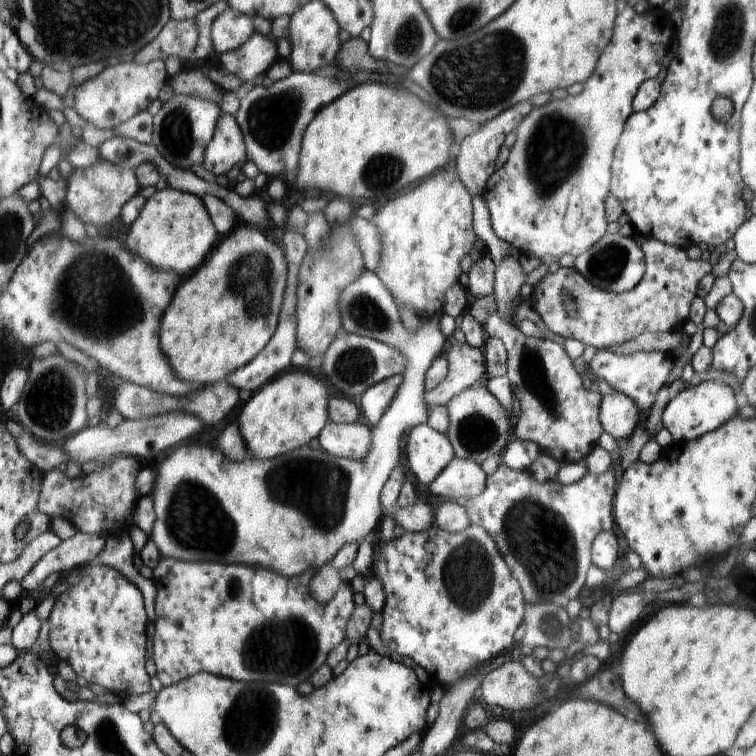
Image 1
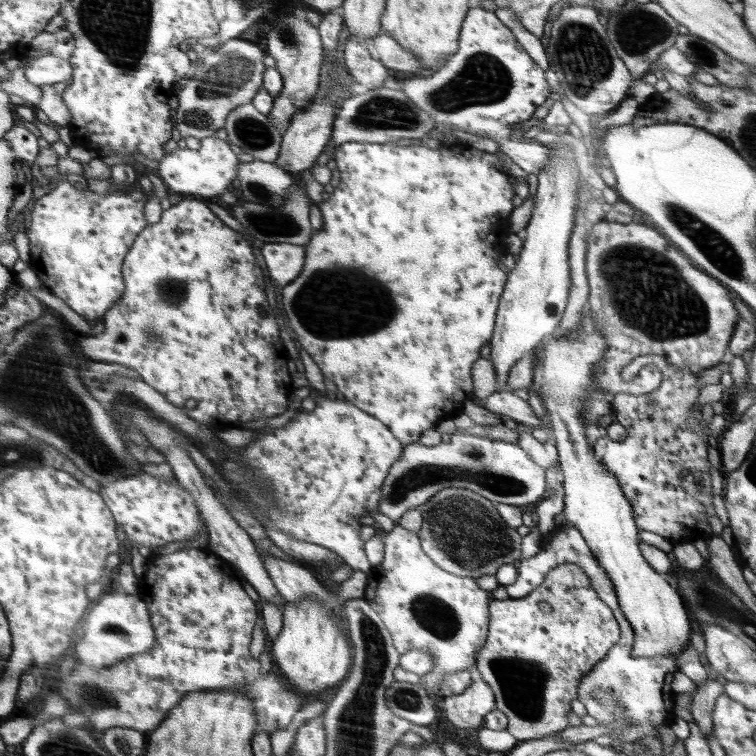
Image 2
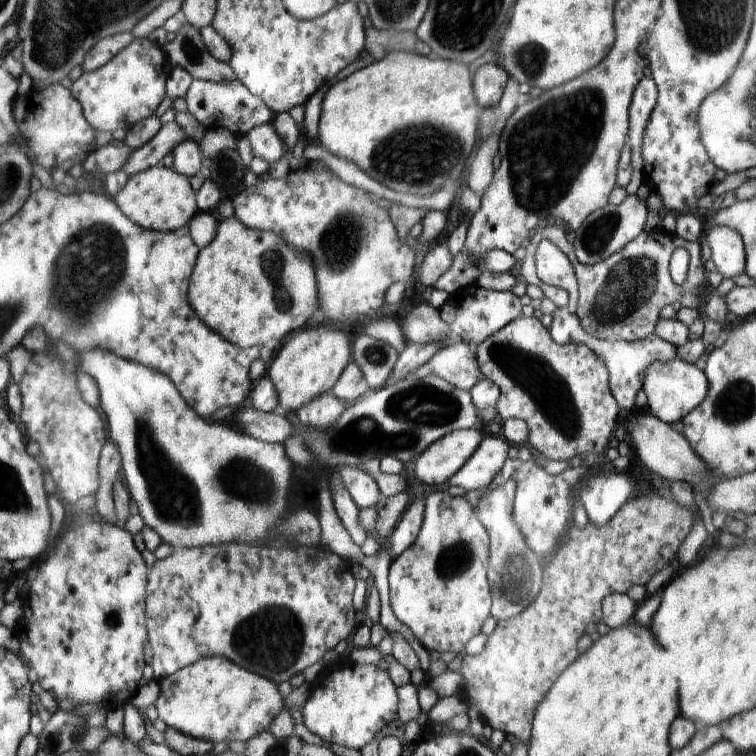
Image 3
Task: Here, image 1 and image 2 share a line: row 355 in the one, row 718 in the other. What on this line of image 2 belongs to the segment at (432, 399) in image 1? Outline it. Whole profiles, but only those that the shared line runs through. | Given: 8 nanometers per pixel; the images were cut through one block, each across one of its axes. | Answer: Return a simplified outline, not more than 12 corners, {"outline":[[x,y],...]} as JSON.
{"outline":[[474,670],[440,707],[454,727],[481,728],[495,692]]}

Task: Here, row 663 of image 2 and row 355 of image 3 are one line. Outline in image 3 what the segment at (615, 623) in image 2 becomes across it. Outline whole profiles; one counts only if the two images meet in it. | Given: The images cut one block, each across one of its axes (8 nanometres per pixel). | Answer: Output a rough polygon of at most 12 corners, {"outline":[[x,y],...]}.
{"outline":[[521,316],[473,349],[498,420],[560,462],[604,452],[607,363]]}

